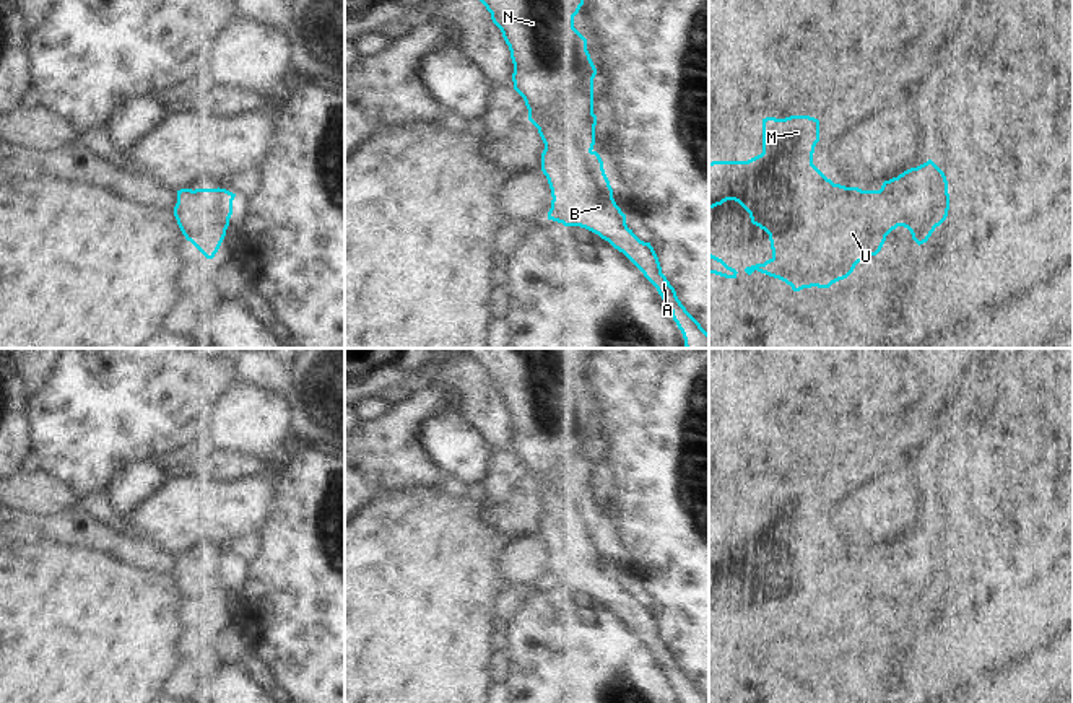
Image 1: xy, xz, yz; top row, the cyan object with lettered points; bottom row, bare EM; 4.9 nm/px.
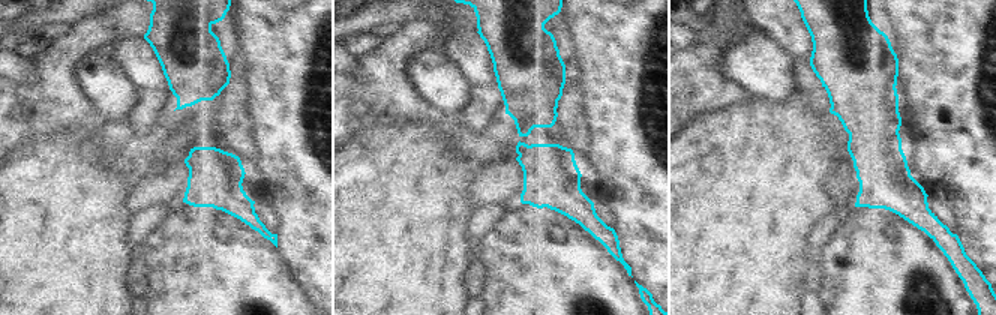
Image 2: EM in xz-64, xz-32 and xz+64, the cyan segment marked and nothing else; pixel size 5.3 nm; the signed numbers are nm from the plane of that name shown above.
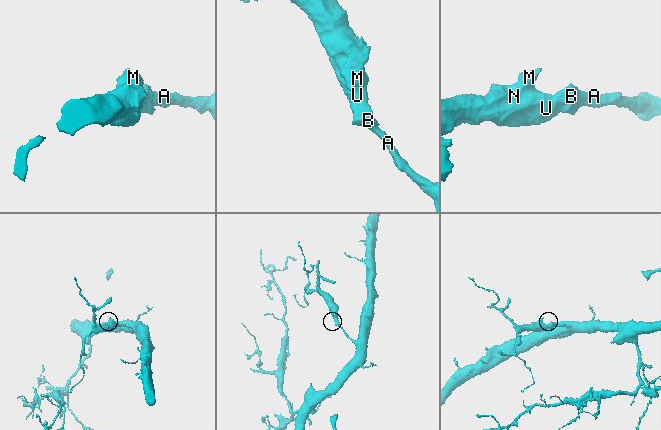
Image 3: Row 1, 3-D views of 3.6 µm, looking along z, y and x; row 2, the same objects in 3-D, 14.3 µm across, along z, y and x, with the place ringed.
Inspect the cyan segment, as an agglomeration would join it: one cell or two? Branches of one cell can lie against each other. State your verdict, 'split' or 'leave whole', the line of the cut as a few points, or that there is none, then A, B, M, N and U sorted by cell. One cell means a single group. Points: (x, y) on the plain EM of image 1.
leave whole | no cut | A B M N U

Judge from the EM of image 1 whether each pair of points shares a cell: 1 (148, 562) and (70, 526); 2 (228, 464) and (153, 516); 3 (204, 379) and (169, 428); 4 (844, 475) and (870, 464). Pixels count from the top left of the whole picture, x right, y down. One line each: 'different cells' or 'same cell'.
1: same cell
2: different cells
3: same cell
4: same cell

